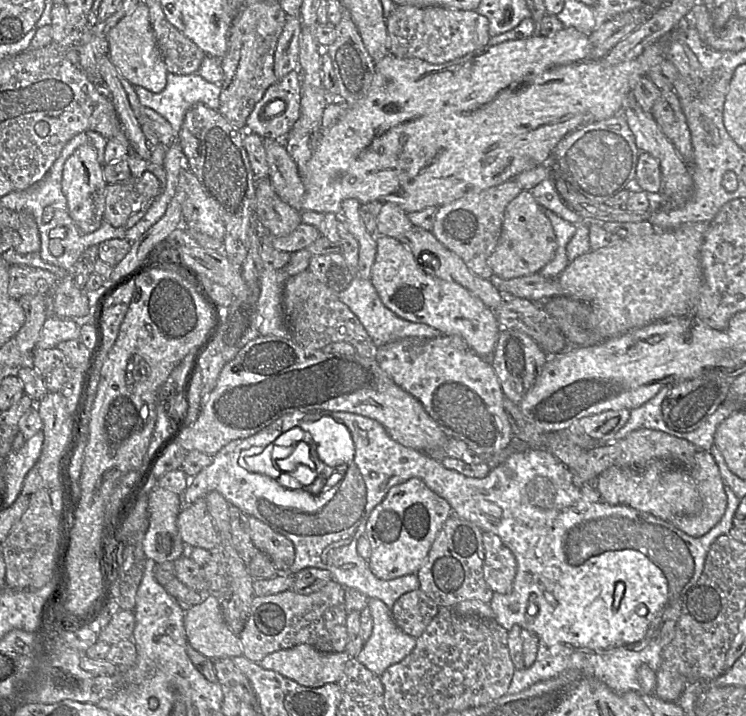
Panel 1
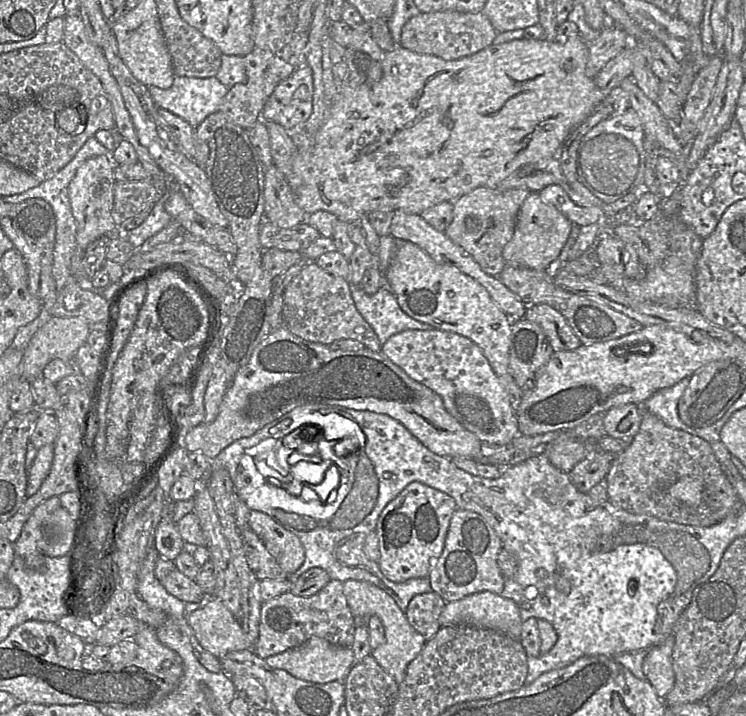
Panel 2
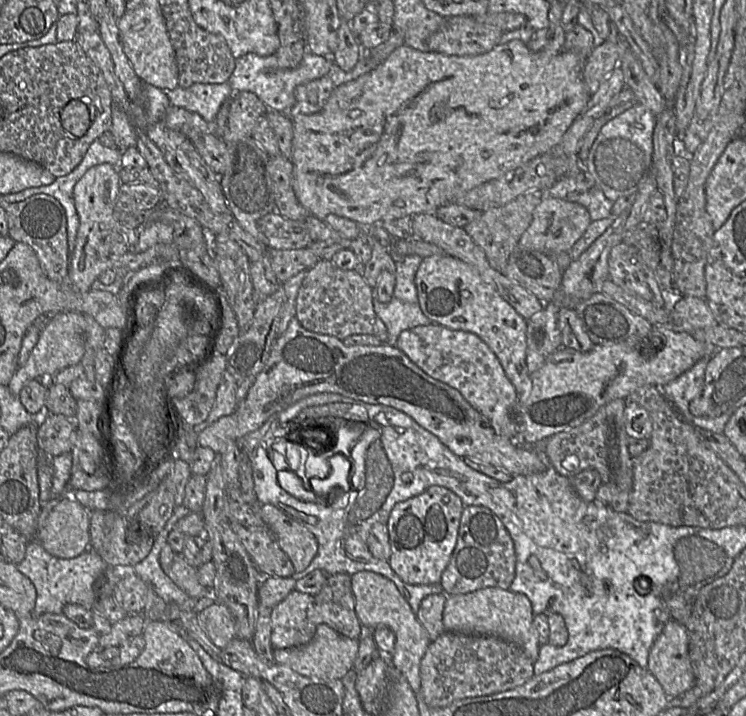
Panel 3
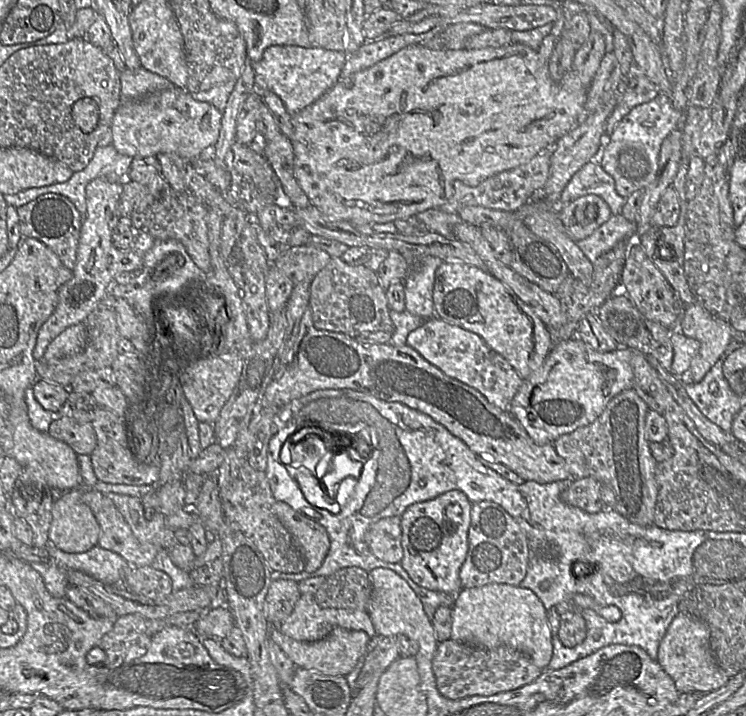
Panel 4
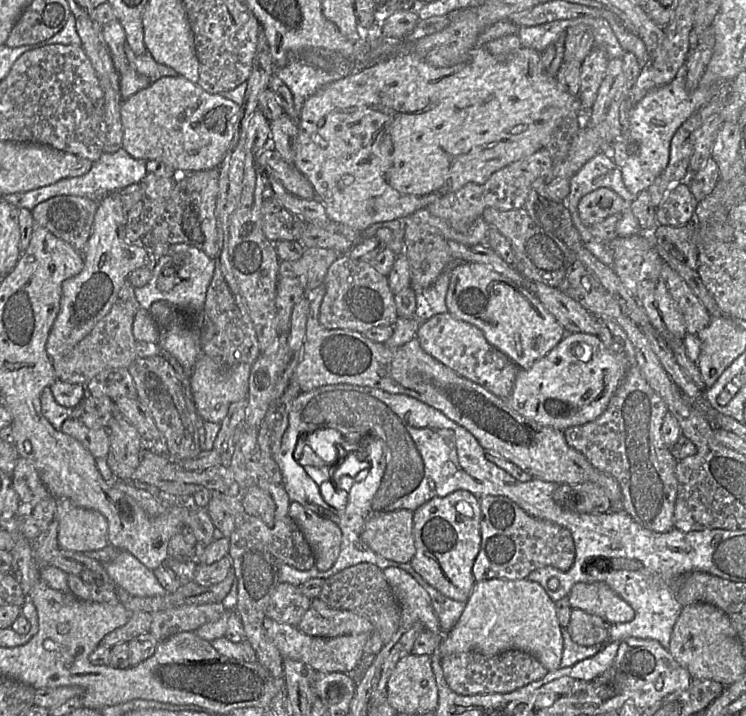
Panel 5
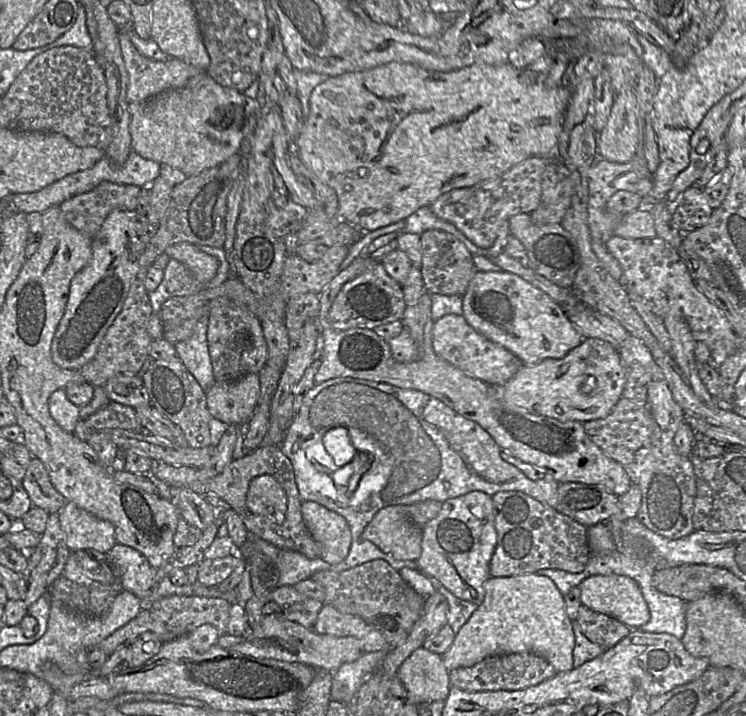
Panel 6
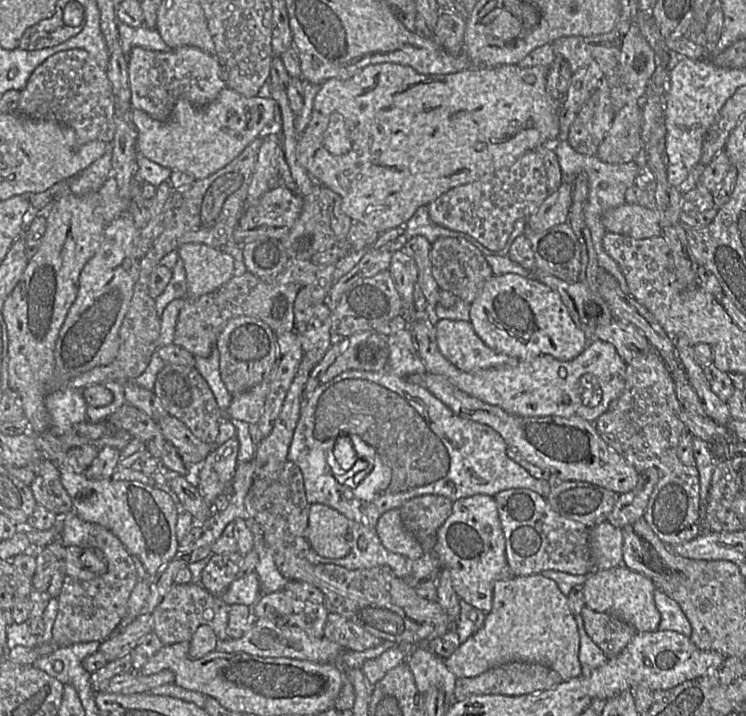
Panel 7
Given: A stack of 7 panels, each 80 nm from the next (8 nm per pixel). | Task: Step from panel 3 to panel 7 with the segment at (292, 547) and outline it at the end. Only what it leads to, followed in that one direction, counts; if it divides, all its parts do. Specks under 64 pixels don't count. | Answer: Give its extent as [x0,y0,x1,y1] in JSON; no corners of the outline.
[306,503,351,558]

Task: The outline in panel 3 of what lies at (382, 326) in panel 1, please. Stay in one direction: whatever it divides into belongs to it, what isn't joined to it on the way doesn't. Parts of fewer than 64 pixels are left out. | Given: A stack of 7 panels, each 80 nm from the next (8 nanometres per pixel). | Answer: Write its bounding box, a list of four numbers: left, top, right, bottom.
[374,296,432,347]

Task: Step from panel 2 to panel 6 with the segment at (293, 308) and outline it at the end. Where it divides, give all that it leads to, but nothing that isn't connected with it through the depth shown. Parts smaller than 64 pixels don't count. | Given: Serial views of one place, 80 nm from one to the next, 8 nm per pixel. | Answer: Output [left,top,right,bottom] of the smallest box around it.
[327,262,407,330]

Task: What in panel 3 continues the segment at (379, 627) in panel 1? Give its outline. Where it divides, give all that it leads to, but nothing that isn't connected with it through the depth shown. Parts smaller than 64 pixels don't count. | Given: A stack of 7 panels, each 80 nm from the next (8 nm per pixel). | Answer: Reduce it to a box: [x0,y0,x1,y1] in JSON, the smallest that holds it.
[351,571,431,694]

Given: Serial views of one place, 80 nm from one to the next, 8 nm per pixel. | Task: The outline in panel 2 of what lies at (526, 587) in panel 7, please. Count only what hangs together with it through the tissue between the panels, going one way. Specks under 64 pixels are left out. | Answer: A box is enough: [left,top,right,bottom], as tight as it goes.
[439,592,523,640]

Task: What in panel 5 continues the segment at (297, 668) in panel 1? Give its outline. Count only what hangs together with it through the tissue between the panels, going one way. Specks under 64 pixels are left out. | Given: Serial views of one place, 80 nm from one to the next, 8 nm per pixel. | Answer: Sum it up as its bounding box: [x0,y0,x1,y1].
[265,618,369,673]

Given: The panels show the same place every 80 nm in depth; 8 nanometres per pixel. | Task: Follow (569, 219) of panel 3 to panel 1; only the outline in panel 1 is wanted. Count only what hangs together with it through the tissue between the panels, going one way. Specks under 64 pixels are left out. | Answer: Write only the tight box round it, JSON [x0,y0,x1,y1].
[488,191,557,280]

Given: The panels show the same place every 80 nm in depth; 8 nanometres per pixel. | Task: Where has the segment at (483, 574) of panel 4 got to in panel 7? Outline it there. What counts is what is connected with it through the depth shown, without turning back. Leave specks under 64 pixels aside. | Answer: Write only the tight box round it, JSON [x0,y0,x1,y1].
[495,488,595,576]

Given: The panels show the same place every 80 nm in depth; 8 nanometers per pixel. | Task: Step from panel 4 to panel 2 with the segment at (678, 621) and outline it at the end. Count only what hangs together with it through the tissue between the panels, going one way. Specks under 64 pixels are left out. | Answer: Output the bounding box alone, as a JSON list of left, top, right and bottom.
[642,635,675,698]

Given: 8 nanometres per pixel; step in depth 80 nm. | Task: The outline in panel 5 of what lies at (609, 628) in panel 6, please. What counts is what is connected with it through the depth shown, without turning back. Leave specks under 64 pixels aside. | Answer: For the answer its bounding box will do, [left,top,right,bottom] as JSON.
[566,609,610,647]

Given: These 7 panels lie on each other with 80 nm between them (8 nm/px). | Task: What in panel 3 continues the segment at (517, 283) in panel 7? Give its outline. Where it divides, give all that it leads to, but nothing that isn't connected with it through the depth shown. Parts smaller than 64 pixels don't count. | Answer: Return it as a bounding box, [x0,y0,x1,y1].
[415,254,536,398]

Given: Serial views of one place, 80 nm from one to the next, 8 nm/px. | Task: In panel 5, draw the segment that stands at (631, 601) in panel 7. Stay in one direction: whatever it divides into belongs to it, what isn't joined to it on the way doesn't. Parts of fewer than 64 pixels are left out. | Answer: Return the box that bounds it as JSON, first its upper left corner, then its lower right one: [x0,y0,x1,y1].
[569,582,635,624]

